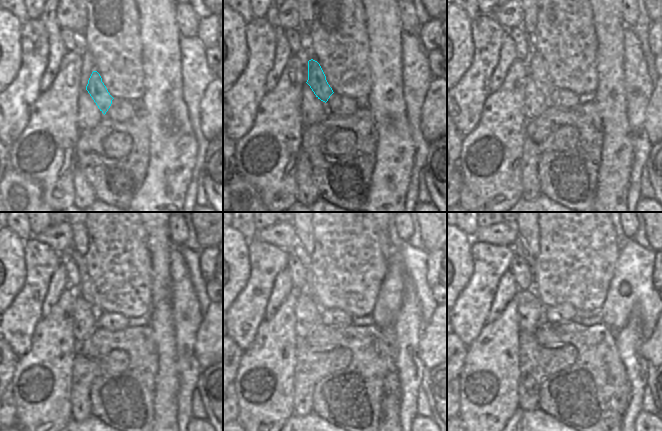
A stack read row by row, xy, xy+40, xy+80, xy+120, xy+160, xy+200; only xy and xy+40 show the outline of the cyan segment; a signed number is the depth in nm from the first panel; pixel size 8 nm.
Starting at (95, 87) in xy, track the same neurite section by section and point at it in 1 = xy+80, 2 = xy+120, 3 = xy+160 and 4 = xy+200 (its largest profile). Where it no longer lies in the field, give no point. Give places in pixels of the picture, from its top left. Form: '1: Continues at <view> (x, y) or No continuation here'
1: Continues at xy+80 (537, 70)
2: Continues at xy+120 (87, 290)
3: Continues at xy+160 (297, 249)
4: Continues at xy+200 (520, 248).

